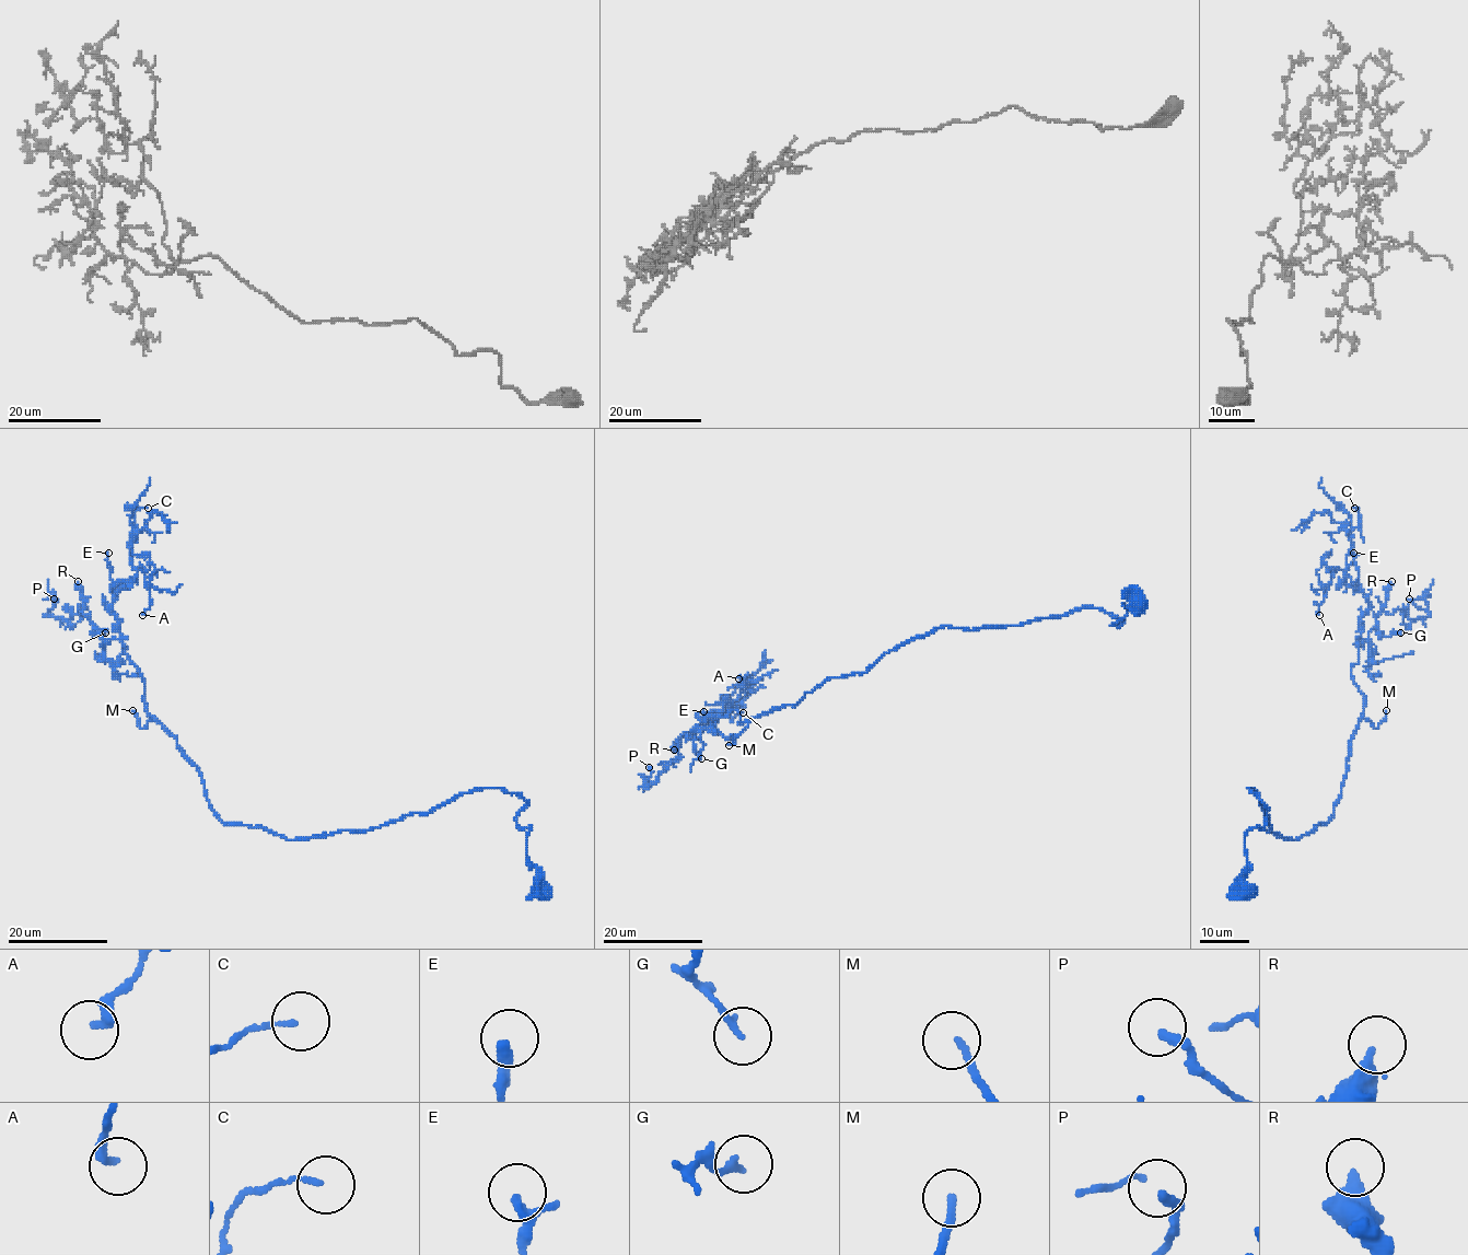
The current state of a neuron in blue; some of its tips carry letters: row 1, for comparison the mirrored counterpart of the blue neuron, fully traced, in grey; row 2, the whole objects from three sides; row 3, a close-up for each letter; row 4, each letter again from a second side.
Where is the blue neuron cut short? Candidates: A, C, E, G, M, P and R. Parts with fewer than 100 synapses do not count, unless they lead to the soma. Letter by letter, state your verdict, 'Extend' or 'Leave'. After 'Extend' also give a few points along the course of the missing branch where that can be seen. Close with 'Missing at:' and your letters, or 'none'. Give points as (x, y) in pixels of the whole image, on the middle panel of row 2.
A: Leave
C: Leave
E: Leave
G: Leave
M: Extend. Course of what is missing: (729, 745), (720, 745), (711, 759), (678, 762), (673, 782), (682, 796), (676, 802), (689, 793), (687, 788)
P: Leave
R: Extend. Course of what is missing: (674, 750), (684, 747), (683, 757), (678, 756), (684, 757), (683, 751), (675, 766), (657, 771), (650, 781)
Missing at: M, R

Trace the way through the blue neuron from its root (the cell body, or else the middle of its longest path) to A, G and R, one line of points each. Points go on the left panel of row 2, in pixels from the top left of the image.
A: (542, 893), (527, 802), (501, 788), (312, 838), (225, 824), (109, 609), (138, 570), (142, 615)
G: (542, 893), (531, 828), (516, 820), (527, 802), (501, 788), (312, 838), (225, 824), (105, 632)
R: (542, 893), (516, 820), (527, 802), (501, 788), (312, 838), (225, 824), (78, 581)

